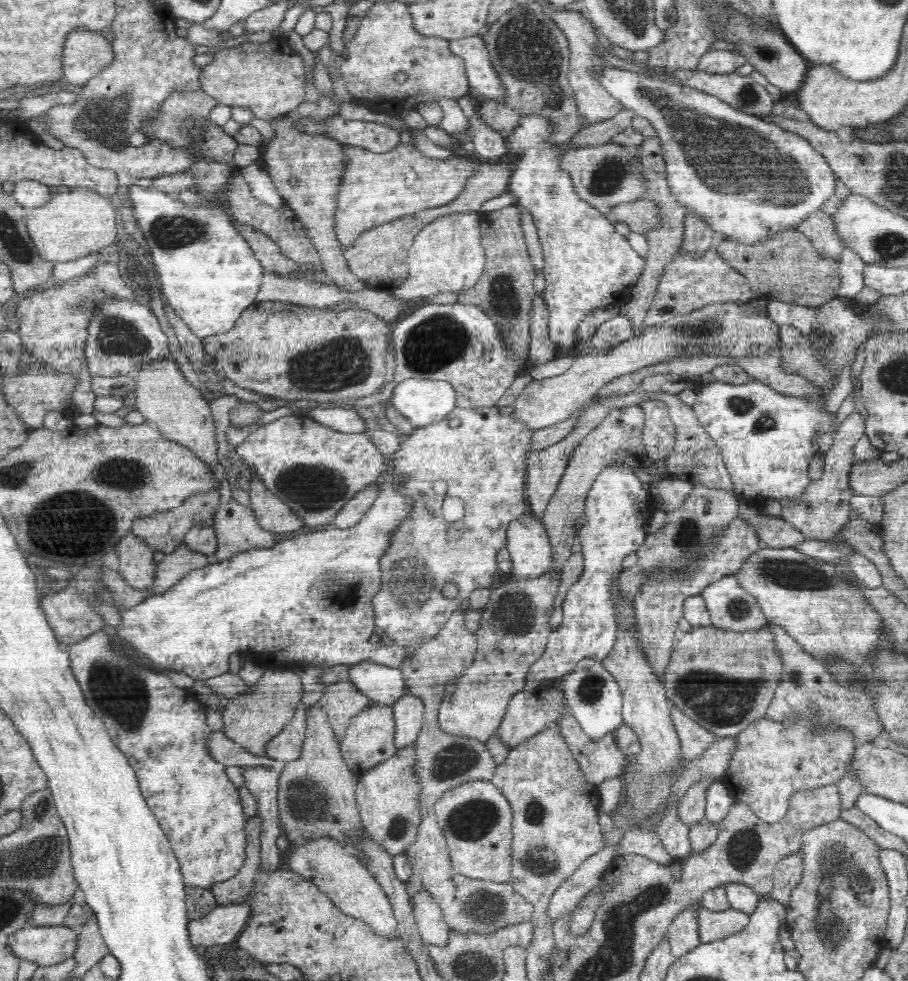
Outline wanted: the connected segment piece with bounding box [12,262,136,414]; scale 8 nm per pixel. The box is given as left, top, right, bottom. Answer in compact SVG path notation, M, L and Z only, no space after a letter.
M103 263L95 266L90 273L78 280L55 282L39 288L39 291L30 297L24 298L16 304L12 312L13 322L18 326L17 333L23 342L25 352L32 354L41 368L58 374L75 376L74 390L71 400L80 407L84 414L92 413L97 397L92 391L92 375L89 373L87 358L84 352L86 338L88 338L88 324L94 316L98 304L106 298L136 297L130 290L130 284L123 274L118 271L116 264Z

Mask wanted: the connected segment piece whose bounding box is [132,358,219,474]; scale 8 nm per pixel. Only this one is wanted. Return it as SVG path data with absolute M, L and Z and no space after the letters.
M172 358L144 365L140 370L134 370L132 374L136 380L133 395L137 411L142 414L145 422L155 424L158 432L166 440L189 448L213 470L214 474L218 472L218 439L214 431L214 419L210 402L204 399L201 389L186 381Z

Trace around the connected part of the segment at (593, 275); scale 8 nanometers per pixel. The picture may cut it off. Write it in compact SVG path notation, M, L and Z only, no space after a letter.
M525 115L521 124L512 130L511 136L506 139L508 154L516 155L513 174L510 176L507 191L516 196L516 204L526 209L536 225L539 242L542 246L544 266L542 274L546 289L542 294L549 312L547 327L550 340L555 344L558 357L566 357L569 348L577 347L575 332L581 320L592 311L600 307L614 304L620 294L630 295L633 286L645 269L645 258L642 258L628 242L627 237L618 234L616 228L606 216L590 206L579 197L574 190L569 172L559 165L565 150L561 146L552 146L548 143L554 125L538 115Z

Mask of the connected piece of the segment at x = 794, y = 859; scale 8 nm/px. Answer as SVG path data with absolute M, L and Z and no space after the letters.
M794 852L790 856L784 856L776 864L773 872L773 887L767 898L785 905L791 898L791 892L801 881L803 875L803 856L800 852Z

